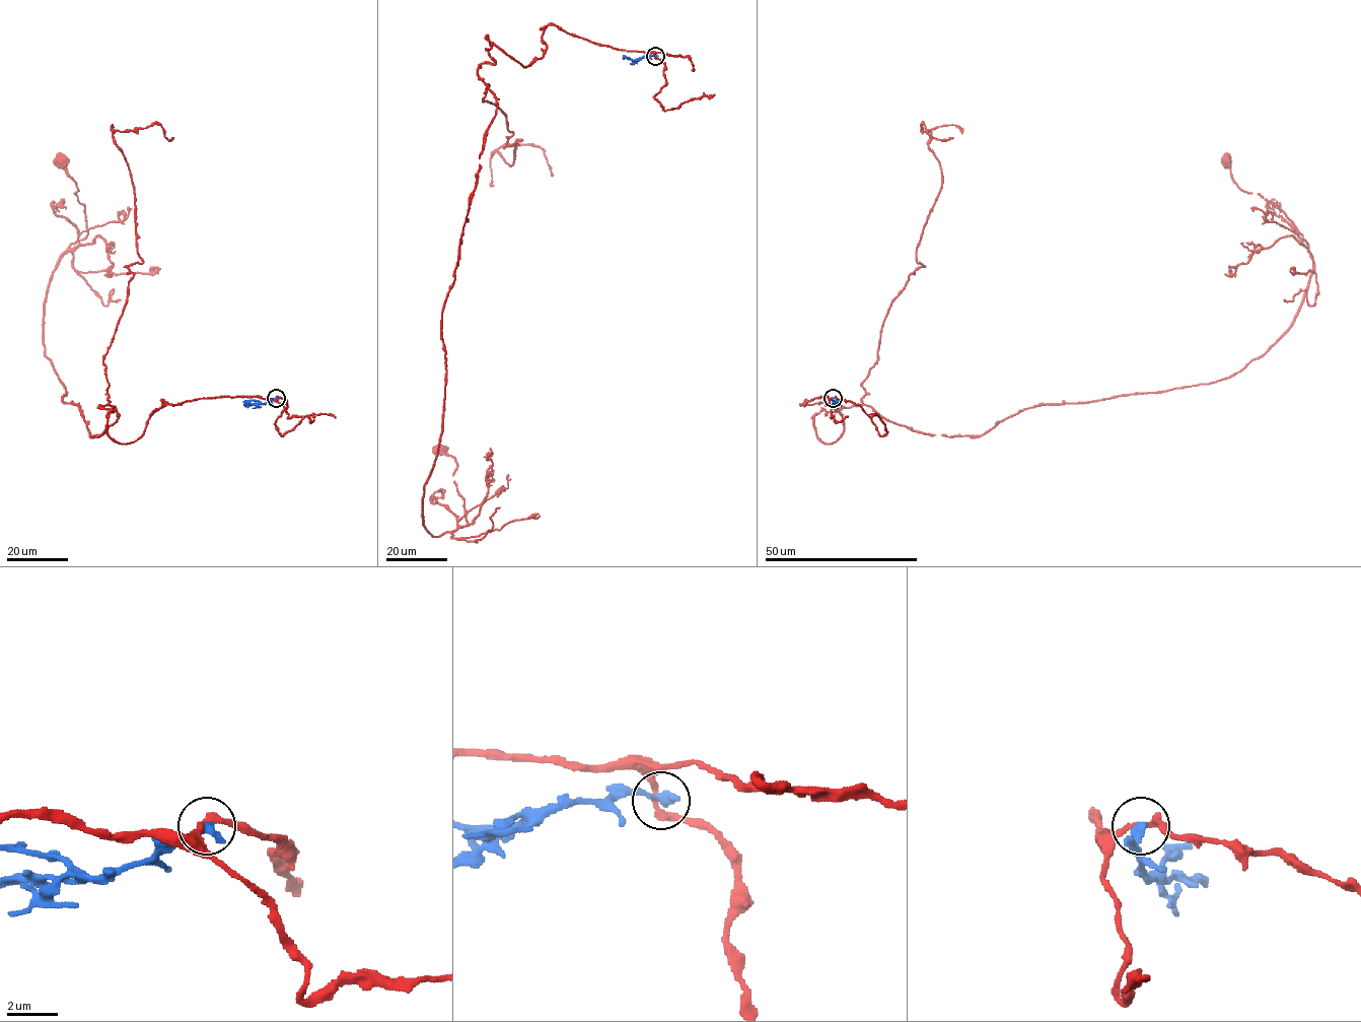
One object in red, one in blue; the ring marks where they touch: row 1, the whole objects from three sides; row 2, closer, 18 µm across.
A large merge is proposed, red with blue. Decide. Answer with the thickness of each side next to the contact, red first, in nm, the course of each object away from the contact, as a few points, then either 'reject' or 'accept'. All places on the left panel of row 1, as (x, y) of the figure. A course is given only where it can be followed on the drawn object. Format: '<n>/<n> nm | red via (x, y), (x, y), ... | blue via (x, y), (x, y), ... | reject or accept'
240/360 nm | red via (276, 397), (162, 403), (119, 444), (101, 405), (91, 435), (45, 355), (87, 230), (61, 160) | blue via (276, 397), (263, 403), (251, 400), (243, 404) | reject

